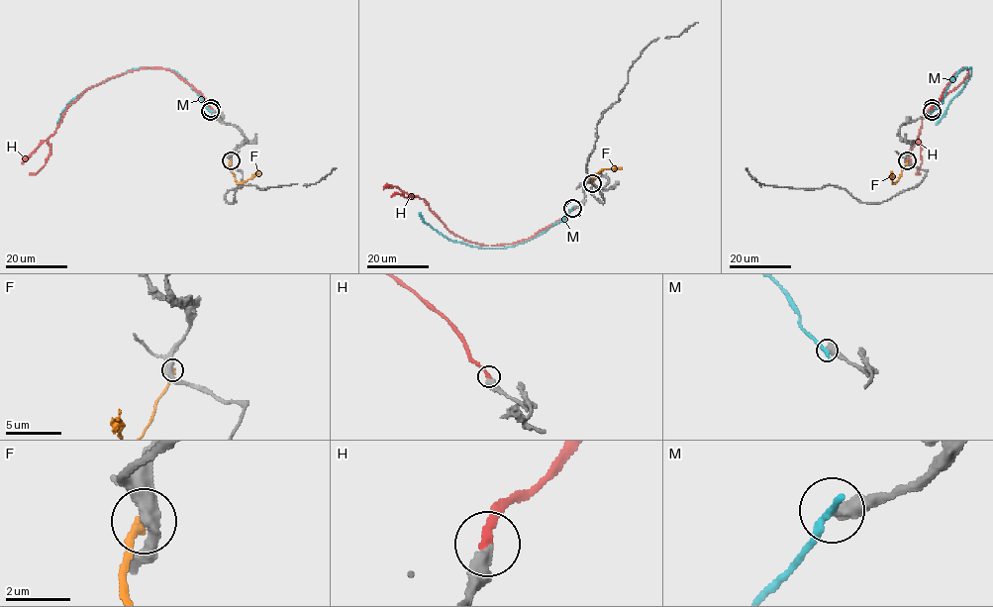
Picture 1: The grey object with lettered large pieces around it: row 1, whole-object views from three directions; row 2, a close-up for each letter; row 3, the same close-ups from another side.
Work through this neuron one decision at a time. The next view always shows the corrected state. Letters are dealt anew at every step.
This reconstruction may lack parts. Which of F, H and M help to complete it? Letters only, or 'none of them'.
H

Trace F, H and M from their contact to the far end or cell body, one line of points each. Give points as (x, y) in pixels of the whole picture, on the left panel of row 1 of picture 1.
F: (231, 160), (229, 168), (239, 183), (260, 170)
H: (211, 109), (166, 68), (118, 74), (88, 87), (67, 107), (49, 138), (46, 162), (29, 174)
M: (210, 111), (201, 96), (176, 72), (164, 68), (140, 67), (86, 89), (69, 103), (56, 124)

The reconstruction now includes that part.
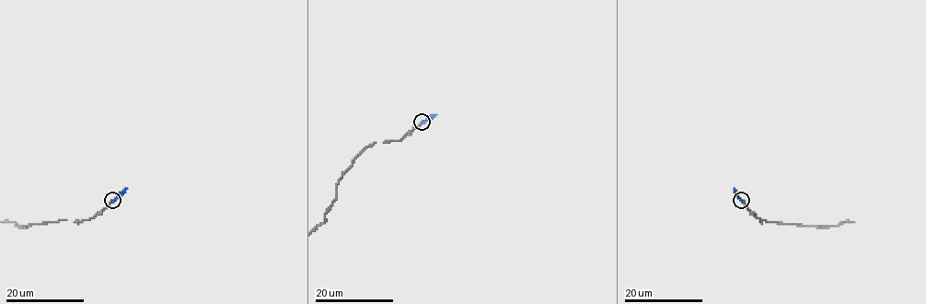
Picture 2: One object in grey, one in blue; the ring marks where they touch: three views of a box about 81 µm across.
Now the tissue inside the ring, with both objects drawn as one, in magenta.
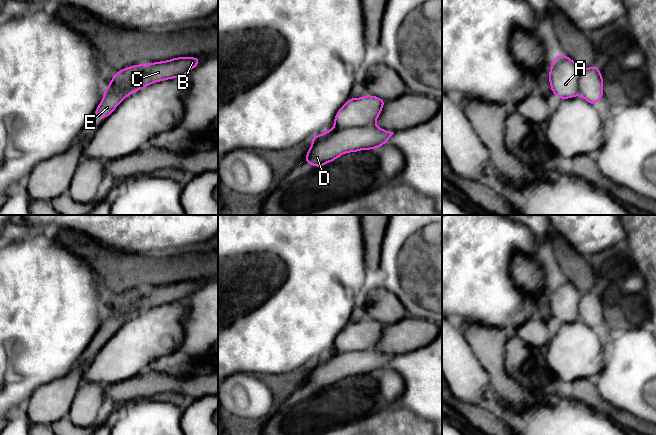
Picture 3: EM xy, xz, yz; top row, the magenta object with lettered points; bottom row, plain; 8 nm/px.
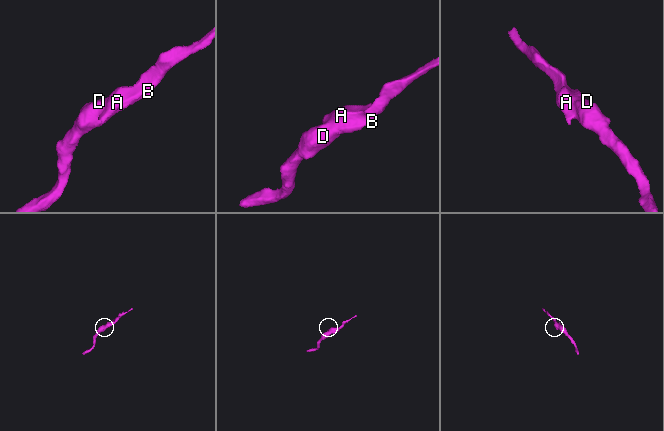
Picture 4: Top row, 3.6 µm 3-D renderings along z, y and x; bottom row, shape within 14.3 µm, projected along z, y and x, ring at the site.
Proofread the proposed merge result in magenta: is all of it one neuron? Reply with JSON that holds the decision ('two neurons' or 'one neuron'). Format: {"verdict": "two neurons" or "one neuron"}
{"verdict": "two neurons"}

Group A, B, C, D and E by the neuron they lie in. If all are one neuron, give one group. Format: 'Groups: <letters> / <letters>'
Groups: A E / B C D

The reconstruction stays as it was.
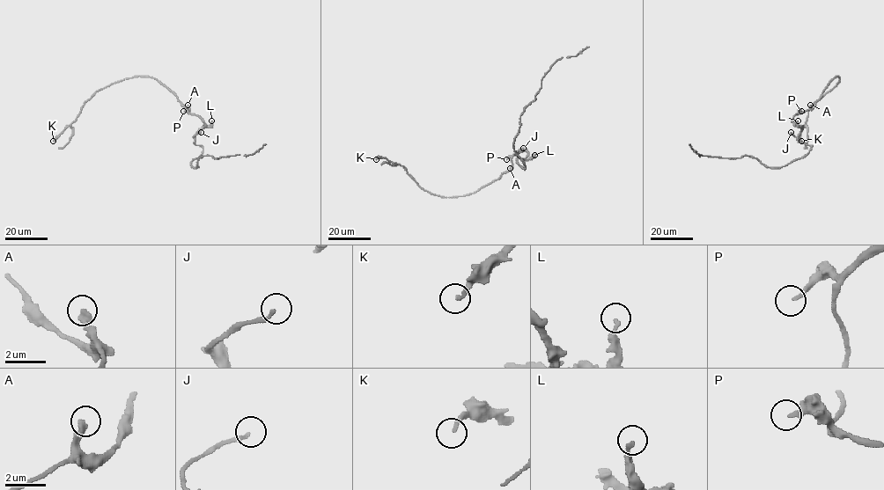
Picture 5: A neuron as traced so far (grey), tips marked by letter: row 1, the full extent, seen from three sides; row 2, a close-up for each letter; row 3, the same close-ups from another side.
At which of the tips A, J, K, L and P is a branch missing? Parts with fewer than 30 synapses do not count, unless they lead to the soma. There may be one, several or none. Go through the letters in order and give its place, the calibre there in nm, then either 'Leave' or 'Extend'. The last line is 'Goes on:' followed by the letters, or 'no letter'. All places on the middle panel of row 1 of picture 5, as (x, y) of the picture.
A: Place: (510, 168). Thickness 340 nm. Leave
J: Place: (523, 148). Thickness 170 nm. Extend
K: Place: (376, 159). Thickness 180 nm. Leave
L: Place: (534, 155). Thickness 190 nm. Leave
P: Place: (506, 159). Thickness 220 nm. Leave
Goes on: J

